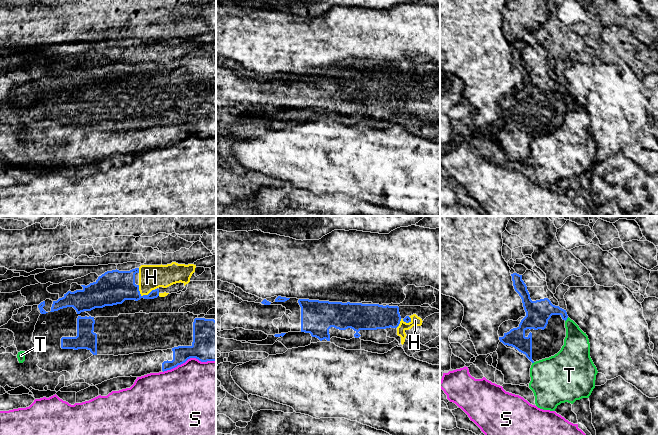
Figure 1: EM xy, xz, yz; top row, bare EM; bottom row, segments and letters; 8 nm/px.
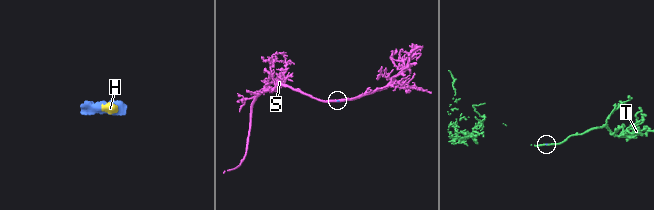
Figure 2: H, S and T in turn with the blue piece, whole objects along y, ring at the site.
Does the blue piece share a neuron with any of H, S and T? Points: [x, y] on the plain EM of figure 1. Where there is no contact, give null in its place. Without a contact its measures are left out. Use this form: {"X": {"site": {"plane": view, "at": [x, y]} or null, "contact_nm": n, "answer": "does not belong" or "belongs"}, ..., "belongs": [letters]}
{"H": {"site": {"plane": "xy", "at": [144, 71]}, "contact_nm": 160, "answer": "belongs"}, "S": {"site": {"plane": "xy", "at": [189, 134]}, "contact_nm": 440, "answer": "does not belong"}, "T": {"site": {"plane": "yz", "at": [566, 95]}, "contact_nm": 50, "answer": "does not belong"}, "belongs": ["H"]}

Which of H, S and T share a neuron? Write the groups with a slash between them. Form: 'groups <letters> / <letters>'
groups H / S / T

